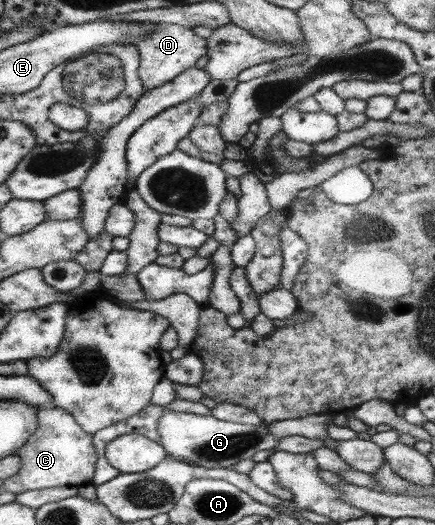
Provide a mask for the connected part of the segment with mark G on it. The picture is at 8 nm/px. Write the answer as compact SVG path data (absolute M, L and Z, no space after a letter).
M163 408L157 421L158 444L167 456L182 459L195 466L207 470L214 468L230 468L239 460L251 459L261 450L271 450L277 445L277 439L271 436L262 422L257 426L250 424L237 424L217 420L210 414L199 416L188 412L173 412Z

